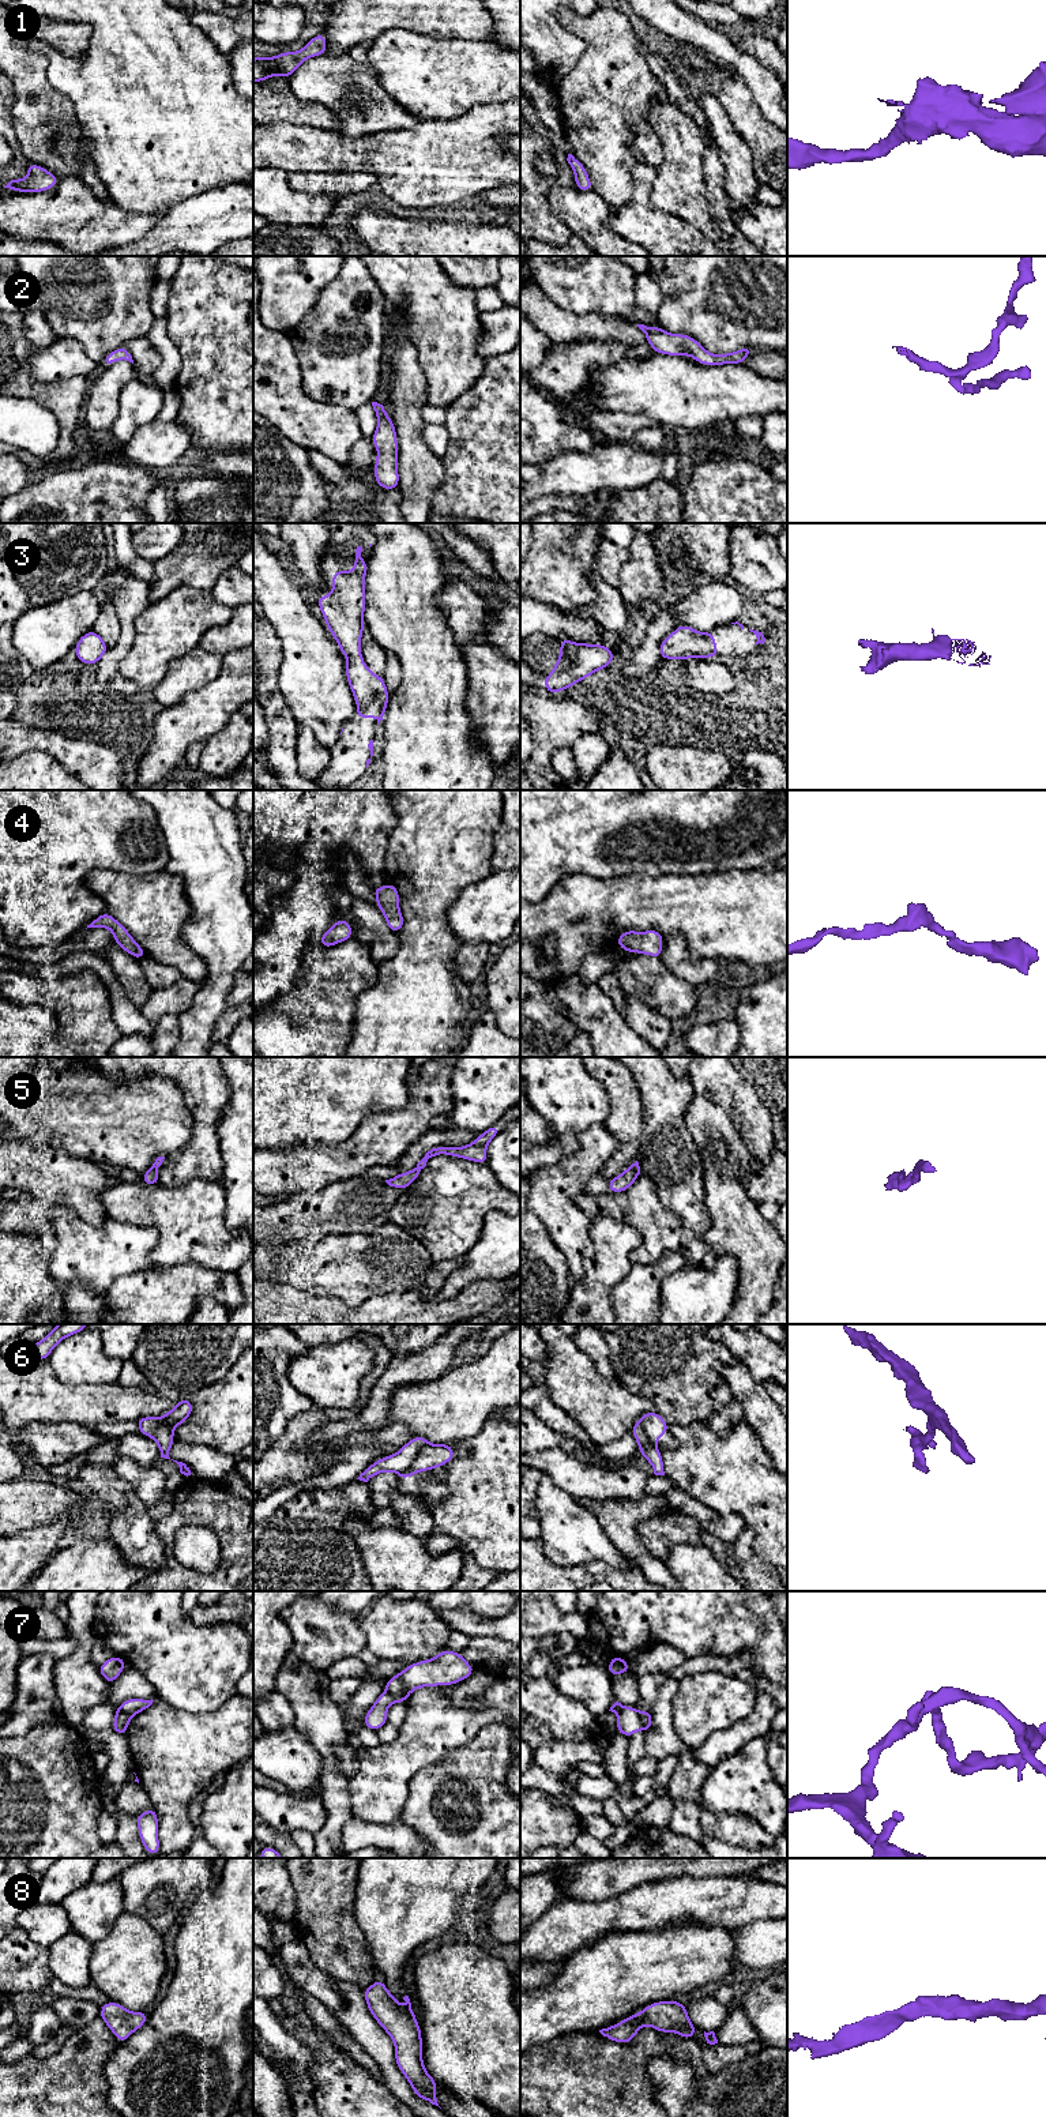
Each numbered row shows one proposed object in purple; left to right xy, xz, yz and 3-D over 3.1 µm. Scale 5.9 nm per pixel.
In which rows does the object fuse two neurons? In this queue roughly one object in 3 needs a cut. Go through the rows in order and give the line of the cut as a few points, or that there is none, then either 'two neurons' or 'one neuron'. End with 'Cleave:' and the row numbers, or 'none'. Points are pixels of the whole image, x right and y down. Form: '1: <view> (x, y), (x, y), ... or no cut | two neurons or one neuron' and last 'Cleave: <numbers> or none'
1: no cut | one neuron
2: no cut | one neuron
3: no cut | one neuron
4: no cut | one neuron
5: no cut | one neuron
6: xz (429, 1443), (418, 1451), (416, 1461), (399, 1473) | two neurons
7: xy (117, 1707), (130, 1717) | two neurons
8: no cut | one neuron
Cleave: 6, 7

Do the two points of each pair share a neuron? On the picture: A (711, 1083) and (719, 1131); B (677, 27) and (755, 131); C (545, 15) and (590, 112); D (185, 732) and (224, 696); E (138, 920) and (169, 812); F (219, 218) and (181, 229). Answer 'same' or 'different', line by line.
A: different
B: different
C: different
D: same
E: different
F: same

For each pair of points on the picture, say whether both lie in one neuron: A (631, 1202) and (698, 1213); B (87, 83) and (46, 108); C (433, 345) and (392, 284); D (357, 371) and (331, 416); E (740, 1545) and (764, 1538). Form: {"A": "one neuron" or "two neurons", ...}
{"A": "two neurons", "B": "two neurons", "C": "one neuron", "D": "two neurons", "E": "two neurons"}

